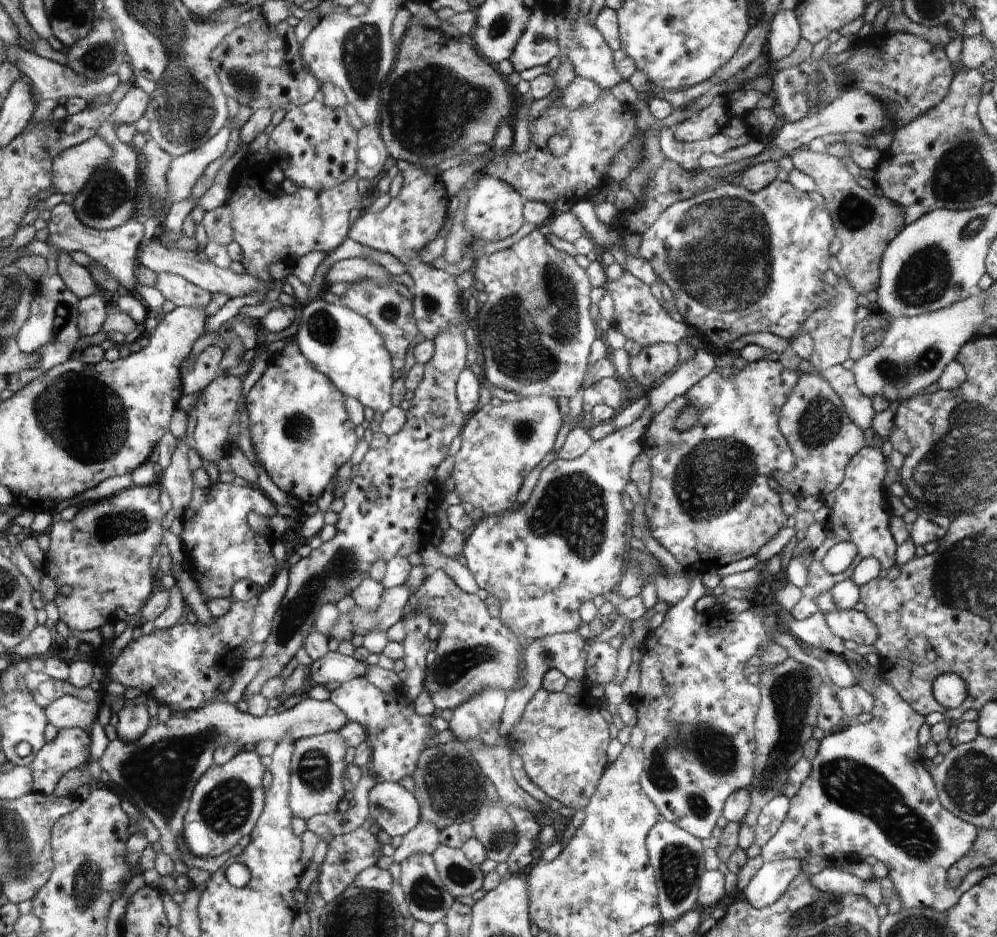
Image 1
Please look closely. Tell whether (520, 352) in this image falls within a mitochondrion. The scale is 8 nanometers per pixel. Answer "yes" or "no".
yes

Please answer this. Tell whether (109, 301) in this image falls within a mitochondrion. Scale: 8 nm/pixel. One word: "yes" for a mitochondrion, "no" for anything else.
no

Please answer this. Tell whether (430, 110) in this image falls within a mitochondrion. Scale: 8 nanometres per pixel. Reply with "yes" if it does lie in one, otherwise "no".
yes

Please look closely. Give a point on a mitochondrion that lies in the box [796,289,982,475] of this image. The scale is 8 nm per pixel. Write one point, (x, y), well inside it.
(899, 374)

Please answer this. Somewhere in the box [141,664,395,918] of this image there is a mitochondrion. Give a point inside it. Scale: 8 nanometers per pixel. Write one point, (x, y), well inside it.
(226, 808)

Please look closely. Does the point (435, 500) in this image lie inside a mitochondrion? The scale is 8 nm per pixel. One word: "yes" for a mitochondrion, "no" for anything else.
no

